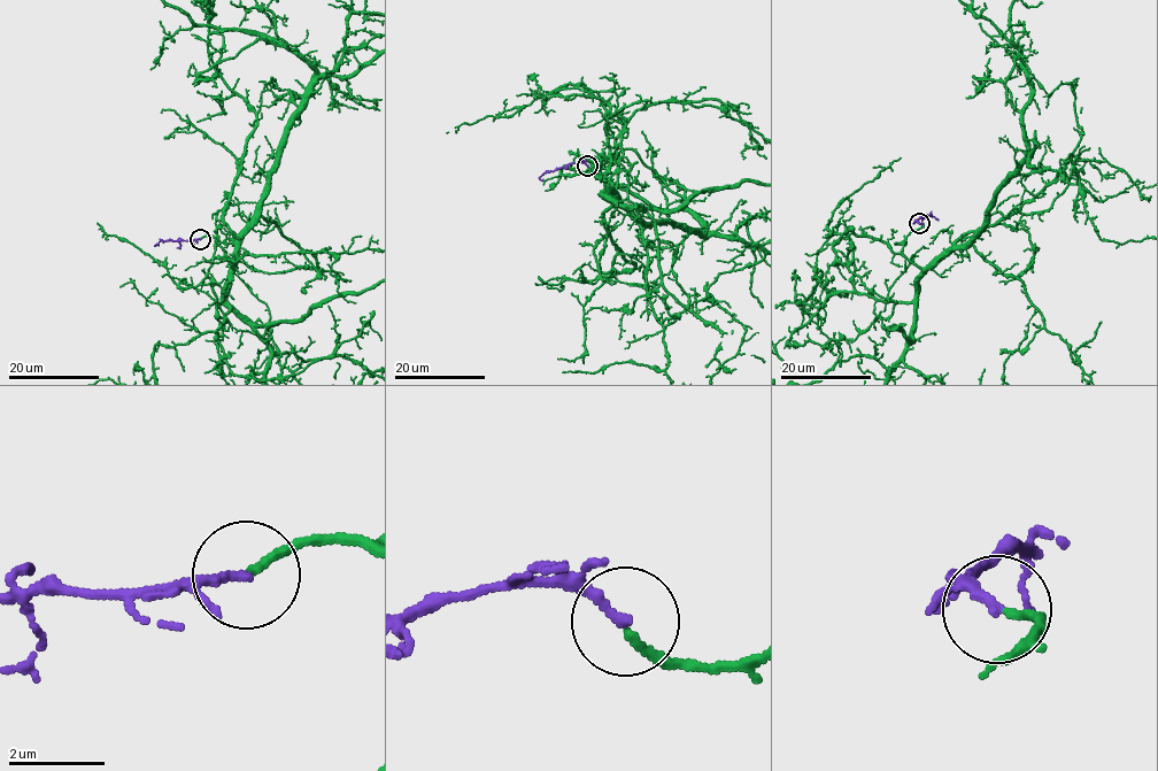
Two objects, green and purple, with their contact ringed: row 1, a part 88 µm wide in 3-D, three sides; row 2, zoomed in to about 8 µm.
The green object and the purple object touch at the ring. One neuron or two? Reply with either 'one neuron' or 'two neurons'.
one neuron

